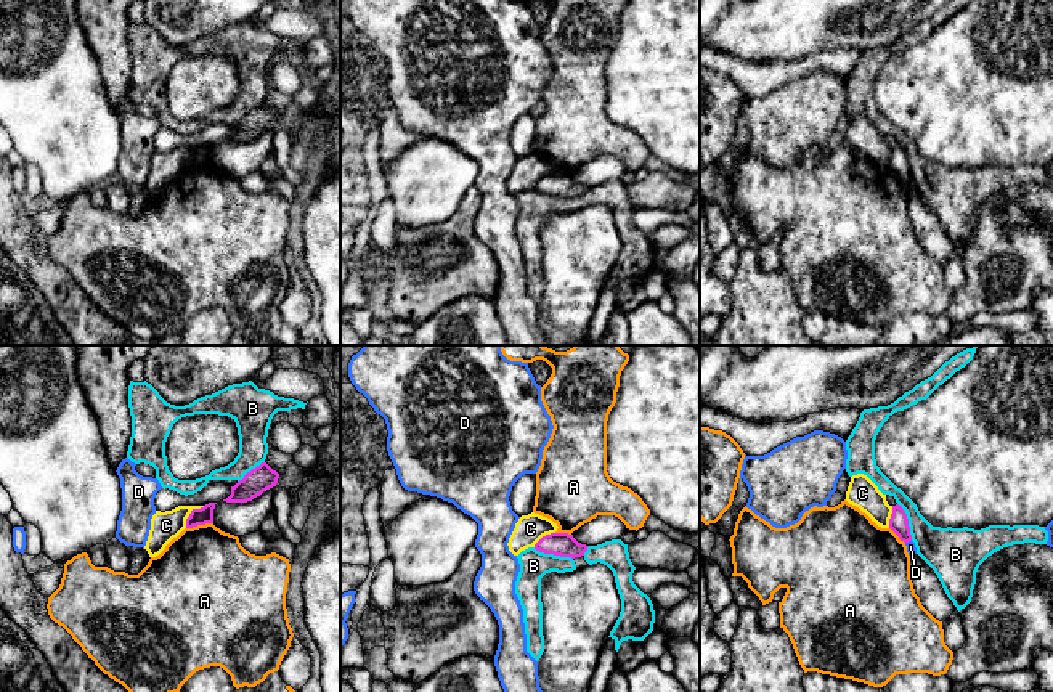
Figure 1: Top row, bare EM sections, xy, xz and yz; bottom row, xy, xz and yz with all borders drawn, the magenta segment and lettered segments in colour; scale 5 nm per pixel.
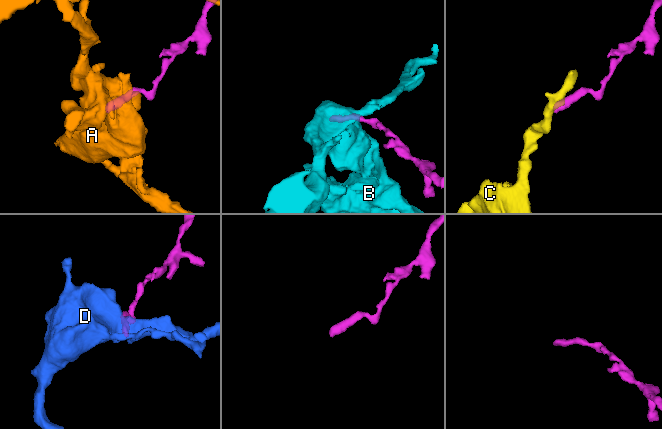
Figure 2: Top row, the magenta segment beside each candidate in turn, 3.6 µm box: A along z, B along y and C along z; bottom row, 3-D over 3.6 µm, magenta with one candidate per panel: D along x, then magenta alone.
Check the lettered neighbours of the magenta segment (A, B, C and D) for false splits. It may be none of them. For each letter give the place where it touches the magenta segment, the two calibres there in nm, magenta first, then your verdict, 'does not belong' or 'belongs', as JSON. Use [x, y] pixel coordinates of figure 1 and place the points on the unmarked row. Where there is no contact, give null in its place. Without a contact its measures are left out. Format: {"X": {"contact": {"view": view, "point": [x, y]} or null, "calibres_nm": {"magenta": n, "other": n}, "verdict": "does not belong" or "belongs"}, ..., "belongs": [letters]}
{"A": {"contact": {"view": "xy", "point": [199, 164]}, "calibres_nm": {"magenta": 90, "other": 460}, "verdict": "does not belong"}, "B": {"contact": {"view": "xz", "point": [552, 193]}, "calibres_nm": {"magenta": 120, "other": 140}, "verdict": "does not belong"}, "C": {"contact": {"view": "xy", "point": [191, 153]}, "calibres_nm": {"magenta": 90, "other": 140}, "verdict": "does not belong"}, "D": {"contact": {"view": "yz", "point": [907, 182]}, "calibres_nm": {"magenta": 100, "other": 50}, "verdict": "does not belong"}, "belongs": []}

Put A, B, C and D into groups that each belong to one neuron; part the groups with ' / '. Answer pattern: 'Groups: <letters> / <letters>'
Groups: A / B / C / D

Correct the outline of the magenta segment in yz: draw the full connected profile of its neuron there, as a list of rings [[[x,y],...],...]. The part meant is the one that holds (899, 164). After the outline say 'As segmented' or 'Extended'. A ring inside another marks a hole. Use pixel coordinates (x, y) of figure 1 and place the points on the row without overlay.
[[[899,145],[892,146],[889,169],[899,177],[901,181],[912,181],[907,154]]]. As segmented

